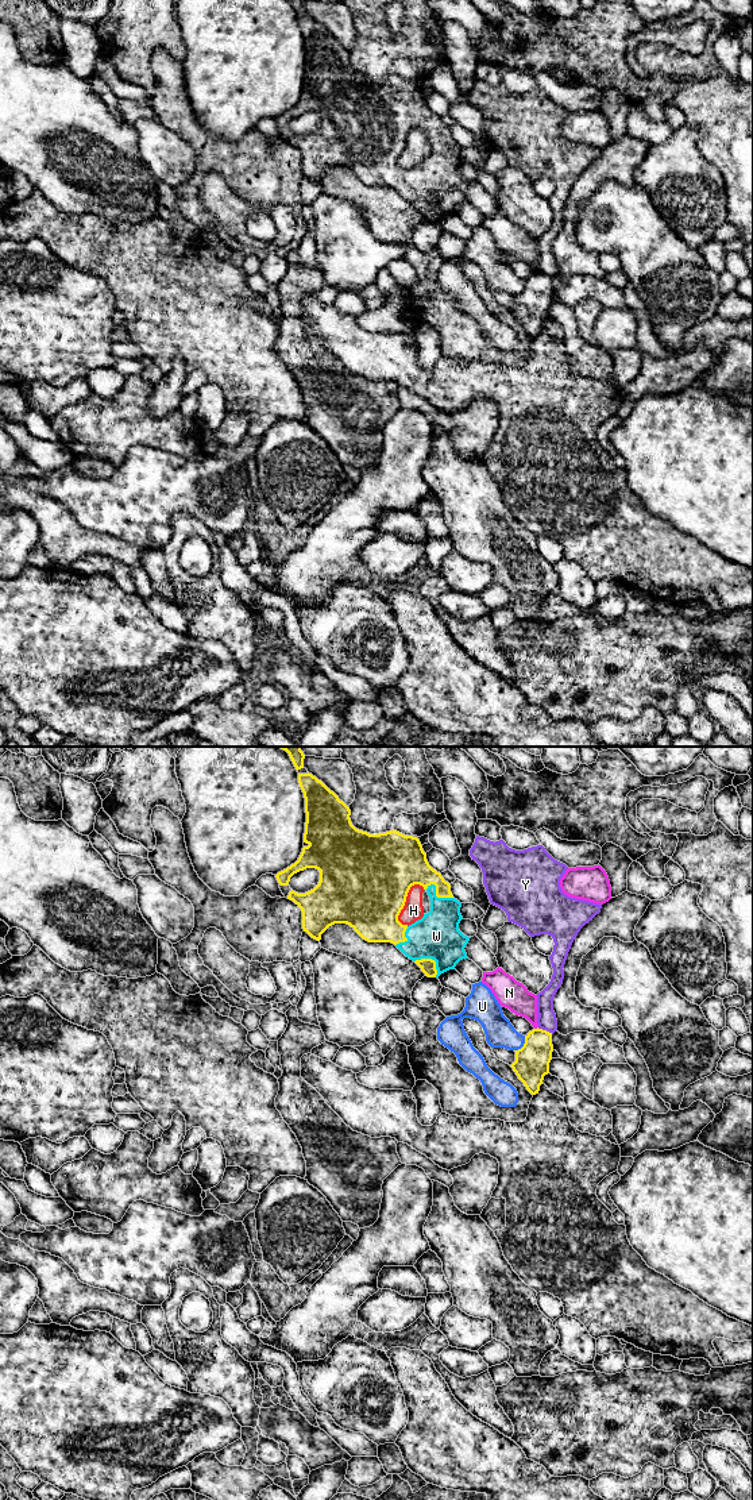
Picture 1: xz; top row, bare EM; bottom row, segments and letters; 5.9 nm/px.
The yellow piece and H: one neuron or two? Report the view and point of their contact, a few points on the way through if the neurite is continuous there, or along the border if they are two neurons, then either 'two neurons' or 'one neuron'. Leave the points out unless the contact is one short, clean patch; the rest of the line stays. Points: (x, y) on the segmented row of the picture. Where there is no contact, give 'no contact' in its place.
xz (405, 901) | along xz (419, 883), (410, 887), (398, 916), (398, 921), (402, 925) | two neurons

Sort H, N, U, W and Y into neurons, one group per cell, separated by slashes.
H / N / U / W / Y

